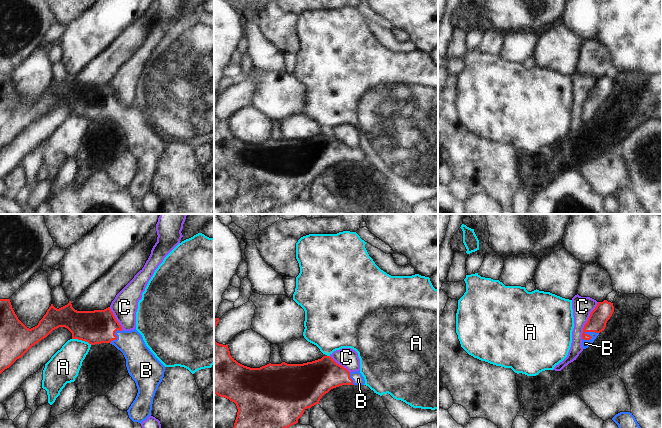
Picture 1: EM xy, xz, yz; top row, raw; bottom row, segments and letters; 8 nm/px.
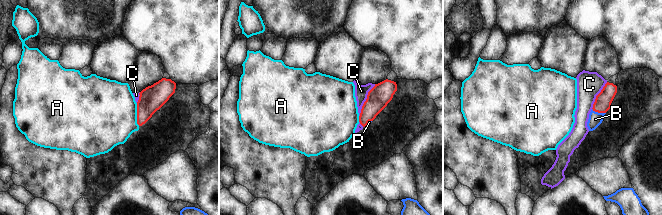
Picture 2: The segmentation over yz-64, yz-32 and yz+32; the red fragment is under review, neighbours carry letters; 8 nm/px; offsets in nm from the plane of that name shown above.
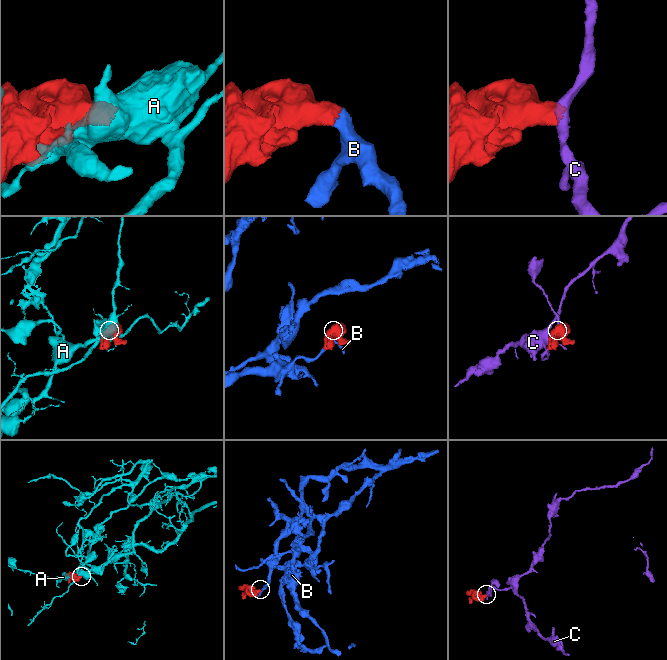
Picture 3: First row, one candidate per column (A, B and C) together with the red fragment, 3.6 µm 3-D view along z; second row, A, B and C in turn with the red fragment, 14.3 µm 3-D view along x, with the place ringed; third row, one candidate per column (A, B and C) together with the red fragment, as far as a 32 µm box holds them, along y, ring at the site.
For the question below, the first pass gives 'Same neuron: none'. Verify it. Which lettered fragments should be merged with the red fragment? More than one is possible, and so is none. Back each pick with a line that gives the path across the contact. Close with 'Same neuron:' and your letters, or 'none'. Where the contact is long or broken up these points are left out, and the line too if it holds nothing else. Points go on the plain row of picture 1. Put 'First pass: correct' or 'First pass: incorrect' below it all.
B: way yz (598, 94), (587, 110), (591, 113), (585, 119)
Same neuron: B
First pass: incorrect

